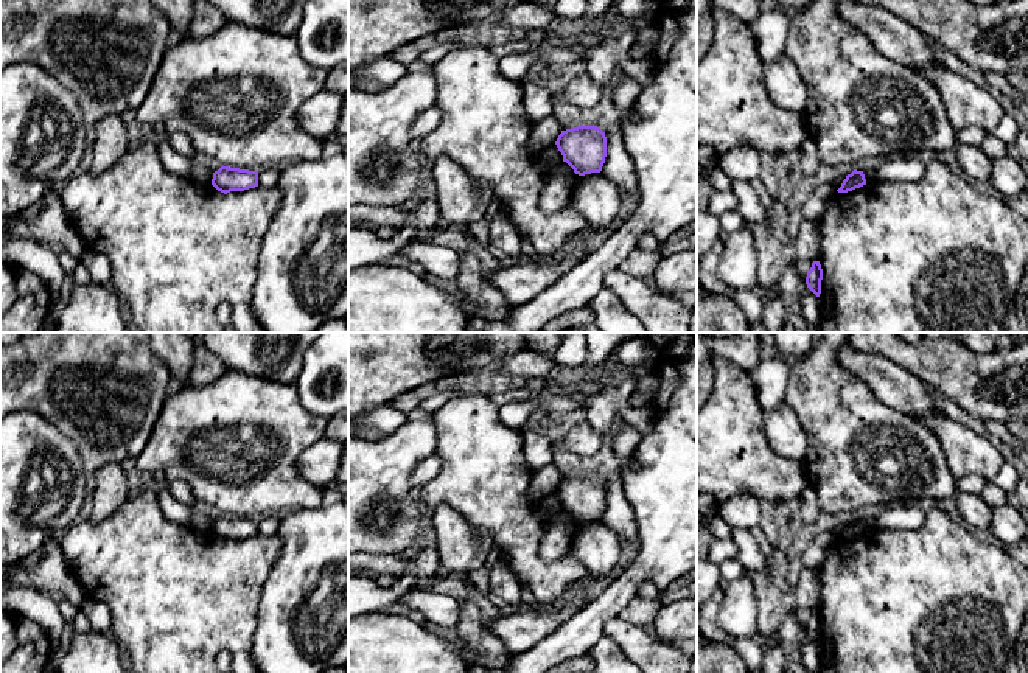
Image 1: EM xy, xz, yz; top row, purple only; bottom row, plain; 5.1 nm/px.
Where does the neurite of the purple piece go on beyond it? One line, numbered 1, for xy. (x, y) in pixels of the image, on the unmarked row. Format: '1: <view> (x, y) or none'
1: none

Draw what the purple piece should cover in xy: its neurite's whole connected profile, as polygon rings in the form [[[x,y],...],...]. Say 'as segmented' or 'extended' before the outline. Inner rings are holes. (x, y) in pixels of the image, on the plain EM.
as segmented; [[[221,514],[213,521],[212,533],[227,542],[258,535],[258,521],[240,516]]]

